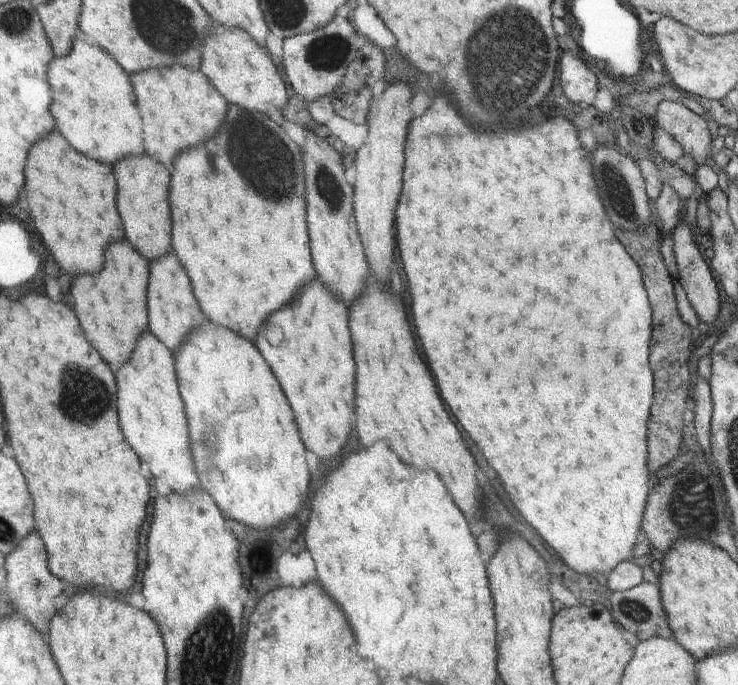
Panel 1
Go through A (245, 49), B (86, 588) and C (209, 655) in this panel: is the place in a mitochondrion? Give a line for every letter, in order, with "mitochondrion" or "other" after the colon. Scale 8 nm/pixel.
A: other
B: other
C: mitochondrion

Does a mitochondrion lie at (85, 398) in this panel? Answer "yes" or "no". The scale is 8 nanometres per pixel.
yes

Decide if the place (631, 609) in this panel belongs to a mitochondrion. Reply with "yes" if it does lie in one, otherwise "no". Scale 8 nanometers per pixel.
yes

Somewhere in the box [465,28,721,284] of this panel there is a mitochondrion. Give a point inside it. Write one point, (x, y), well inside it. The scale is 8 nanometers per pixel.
(605, 171)

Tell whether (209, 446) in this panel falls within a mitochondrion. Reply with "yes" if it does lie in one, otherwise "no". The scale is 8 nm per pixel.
yes

